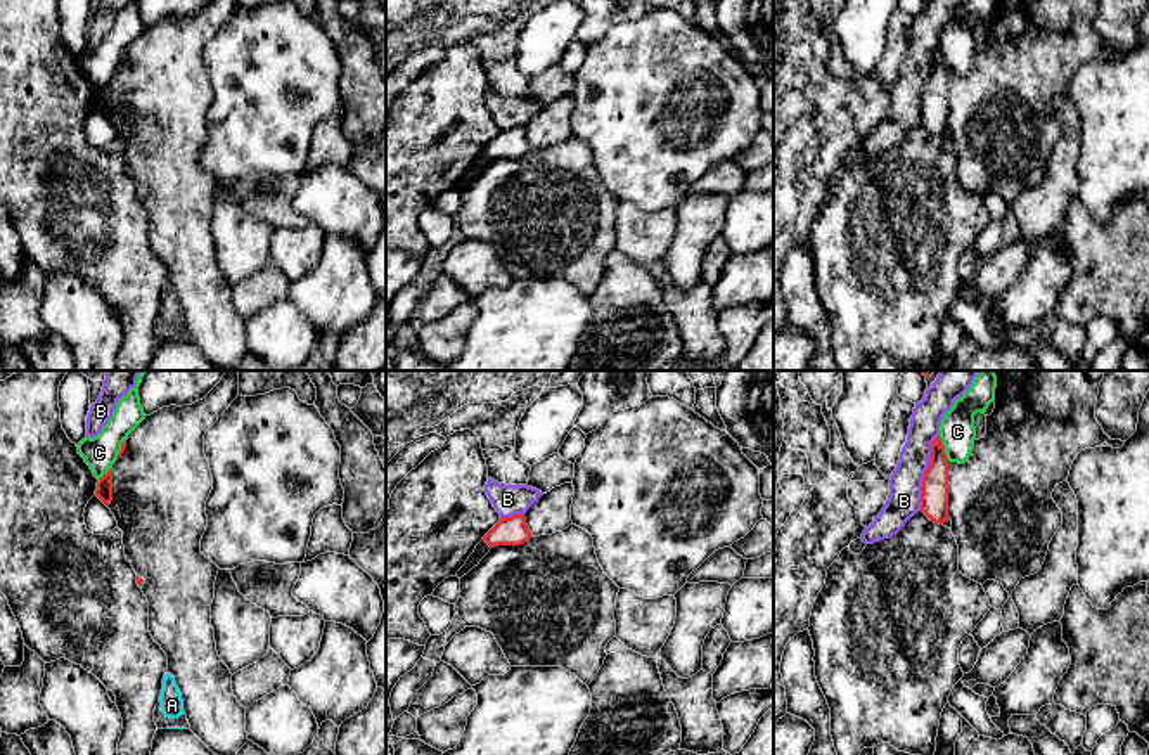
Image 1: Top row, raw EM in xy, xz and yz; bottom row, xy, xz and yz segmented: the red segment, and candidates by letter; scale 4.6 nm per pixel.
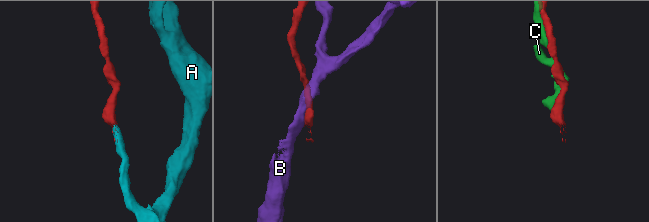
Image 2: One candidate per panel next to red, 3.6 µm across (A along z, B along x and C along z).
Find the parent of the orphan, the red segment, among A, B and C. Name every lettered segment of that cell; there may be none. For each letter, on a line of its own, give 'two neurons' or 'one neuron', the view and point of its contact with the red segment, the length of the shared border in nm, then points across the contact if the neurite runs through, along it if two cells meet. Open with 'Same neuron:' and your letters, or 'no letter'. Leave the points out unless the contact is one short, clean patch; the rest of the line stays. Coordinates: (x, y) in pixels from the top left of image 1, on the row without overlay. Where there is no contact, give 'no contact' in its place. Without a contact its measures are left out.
Same neuron: A
A: one neuron; meets red in xy at (142, 194); contact 40 nm long; runs through xy (139, 193), (142, 194), (142, 191)
B: two neurons; meets red in yz at (926, 83); contact 380 nm long
C: two neurons; meets red in yz at (943, 61); contact 140 nm long

